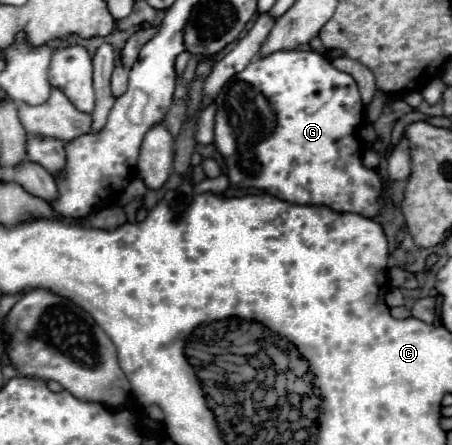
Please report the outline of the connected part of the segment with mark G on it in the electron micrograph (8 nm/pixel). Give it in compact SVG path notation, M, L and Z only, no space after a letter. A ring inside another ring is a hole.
M290 50L256 58L216 94L216 106L214 144L226 162L230 186L256 188L292 204L322 204L334 212L356 212L364 218L376 218L384 210L380 176L364 166L356 136L364 120L356 80L336 70L326 56L312 50Z

